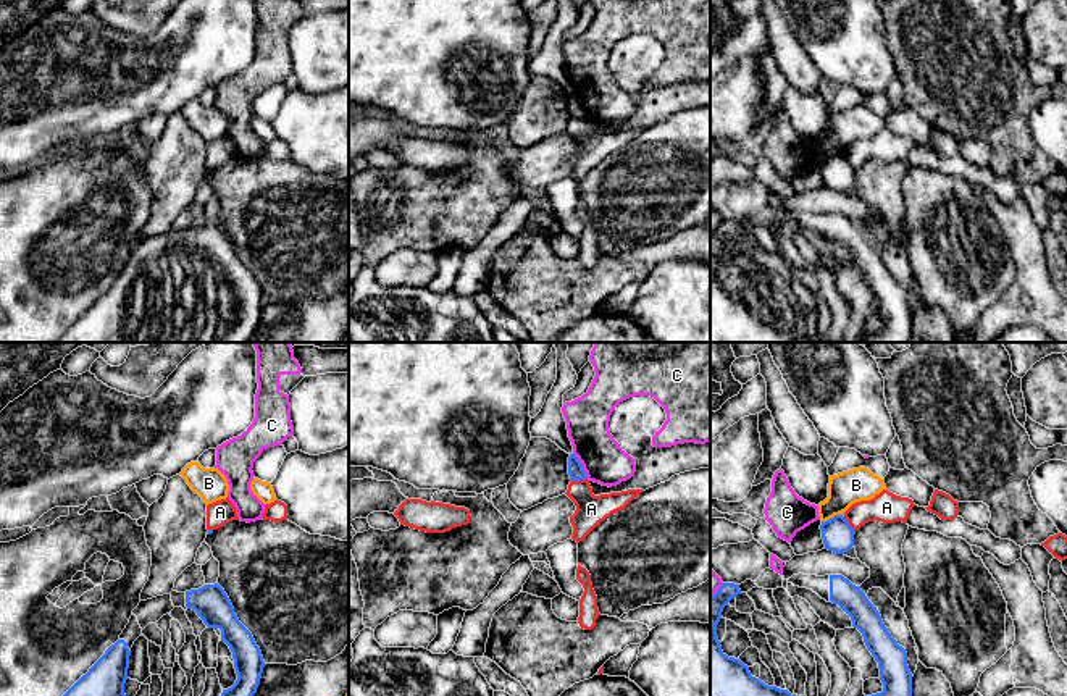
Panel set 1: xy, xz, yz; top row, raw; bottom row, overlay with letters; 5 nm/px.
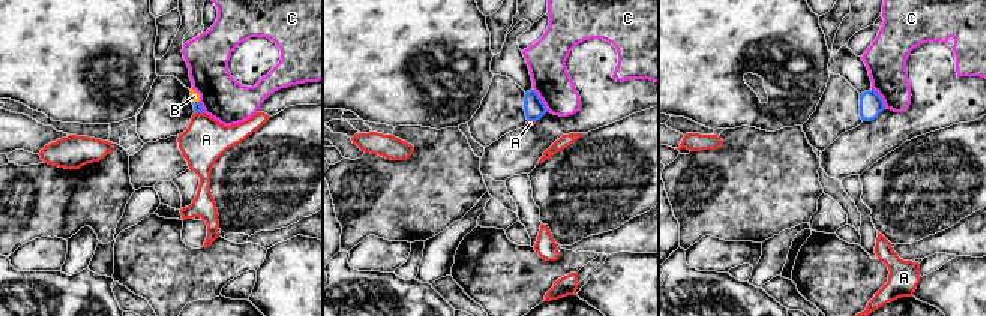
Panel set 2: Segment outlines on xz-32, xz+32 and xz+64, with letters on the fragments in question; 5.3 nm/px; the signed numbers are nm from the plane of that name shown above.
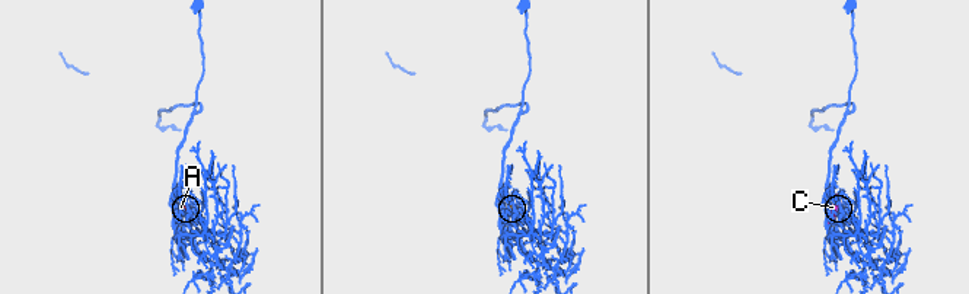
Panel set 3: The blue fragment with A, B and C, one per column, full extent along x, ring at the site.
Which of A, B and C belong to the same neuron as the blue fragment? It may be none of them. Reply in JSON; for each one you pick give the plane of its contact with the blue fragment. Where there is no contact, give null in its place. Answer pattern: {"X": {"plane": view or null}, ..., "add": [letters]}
{"add": []}

